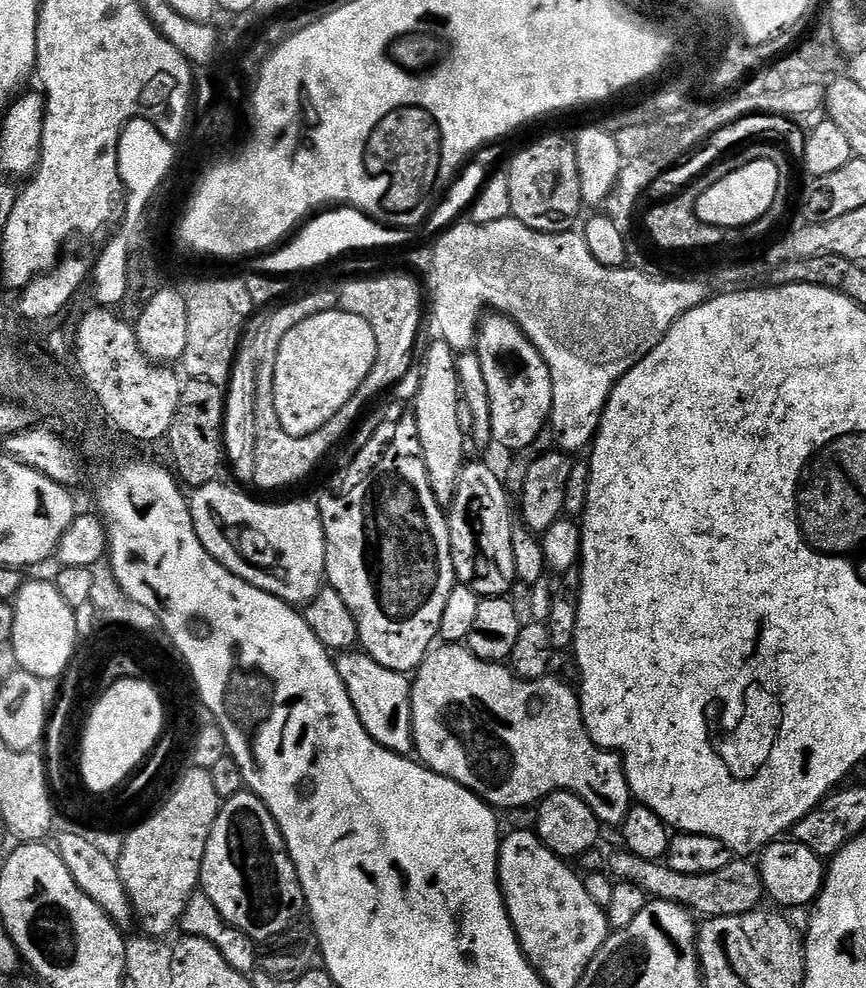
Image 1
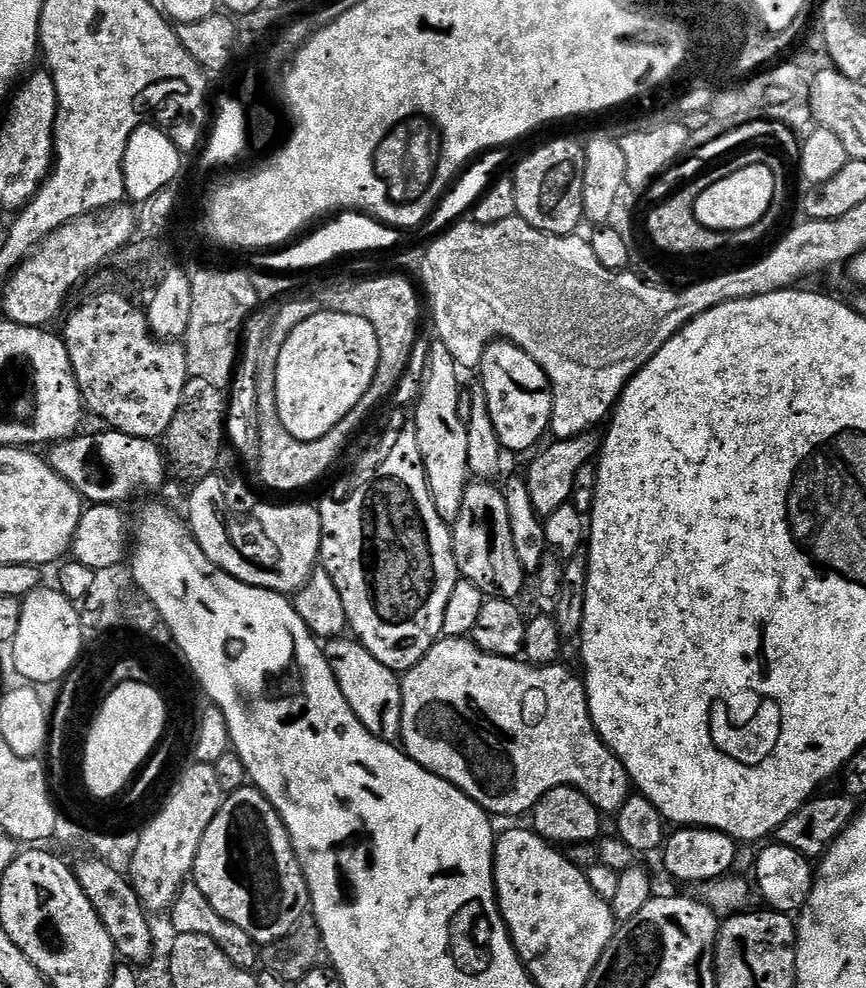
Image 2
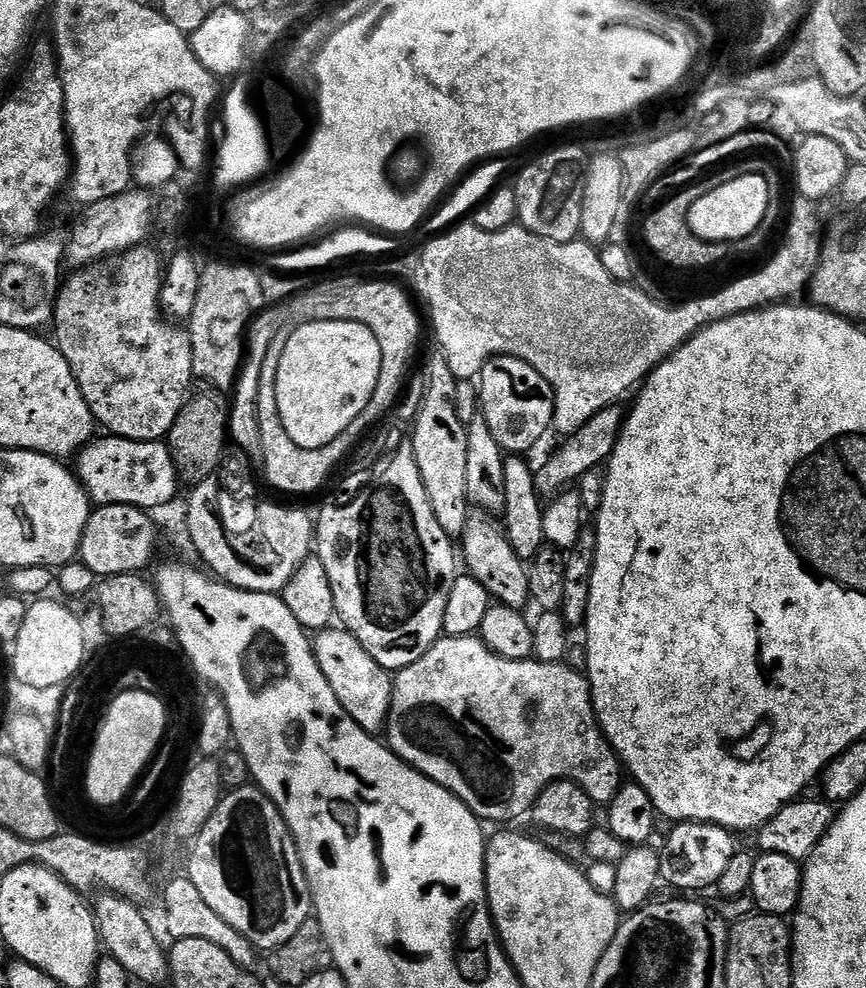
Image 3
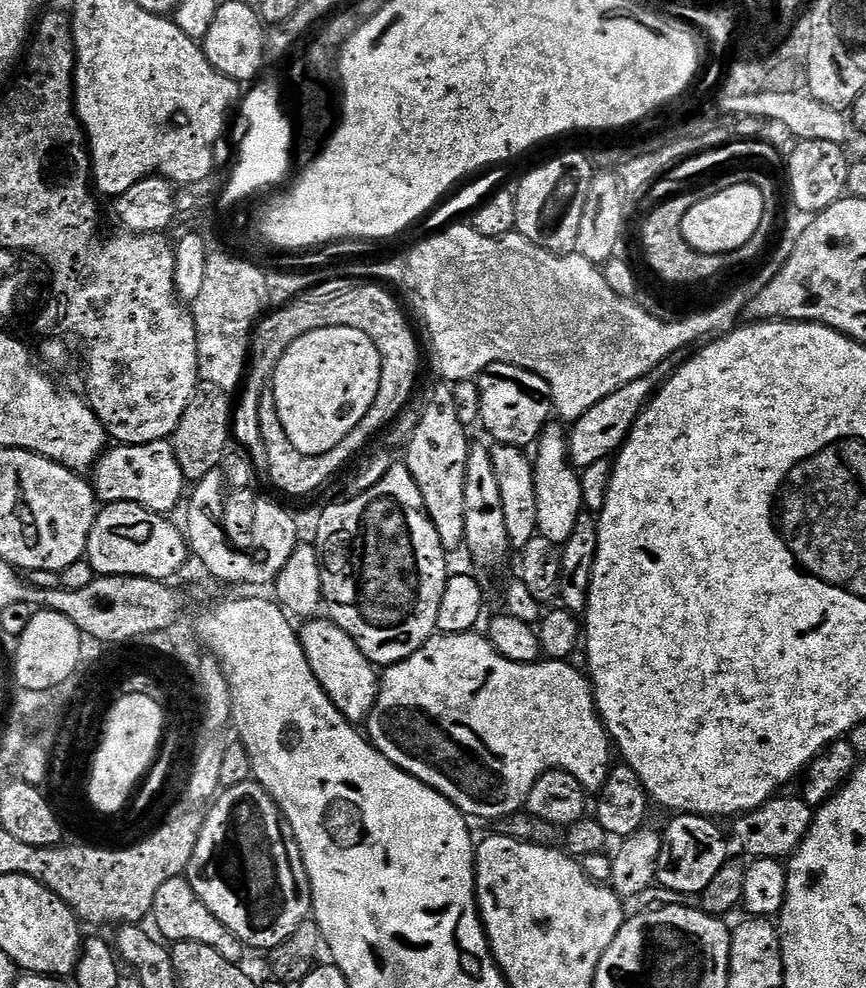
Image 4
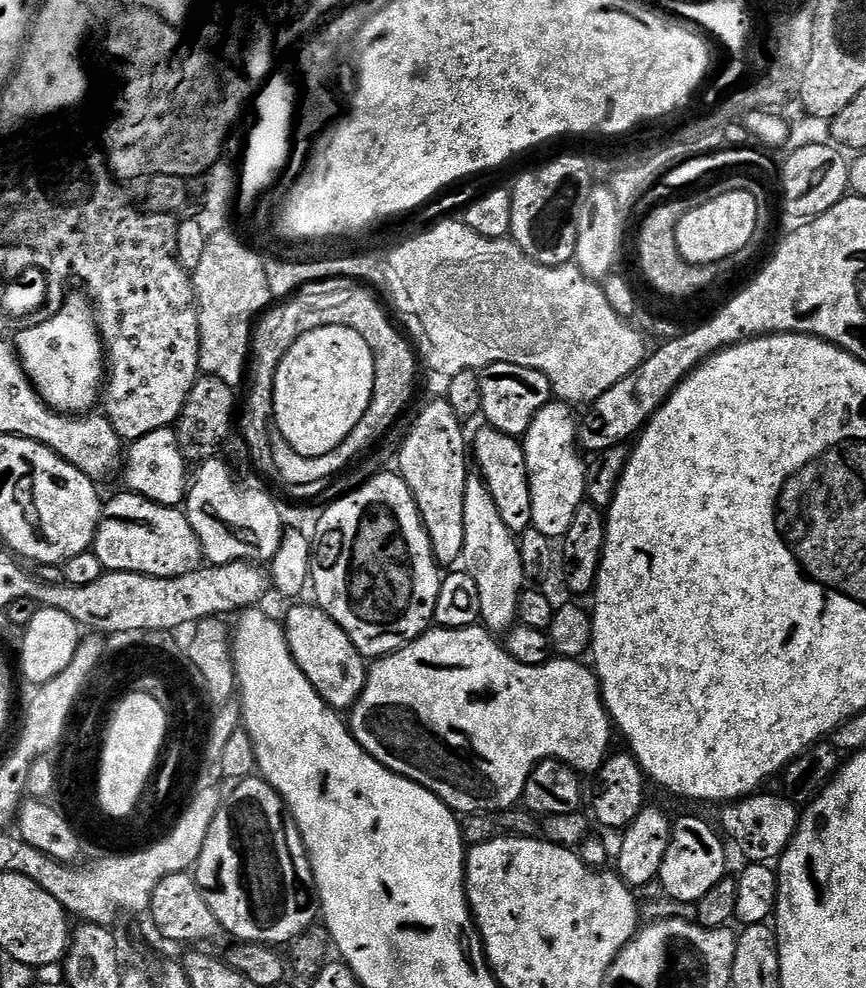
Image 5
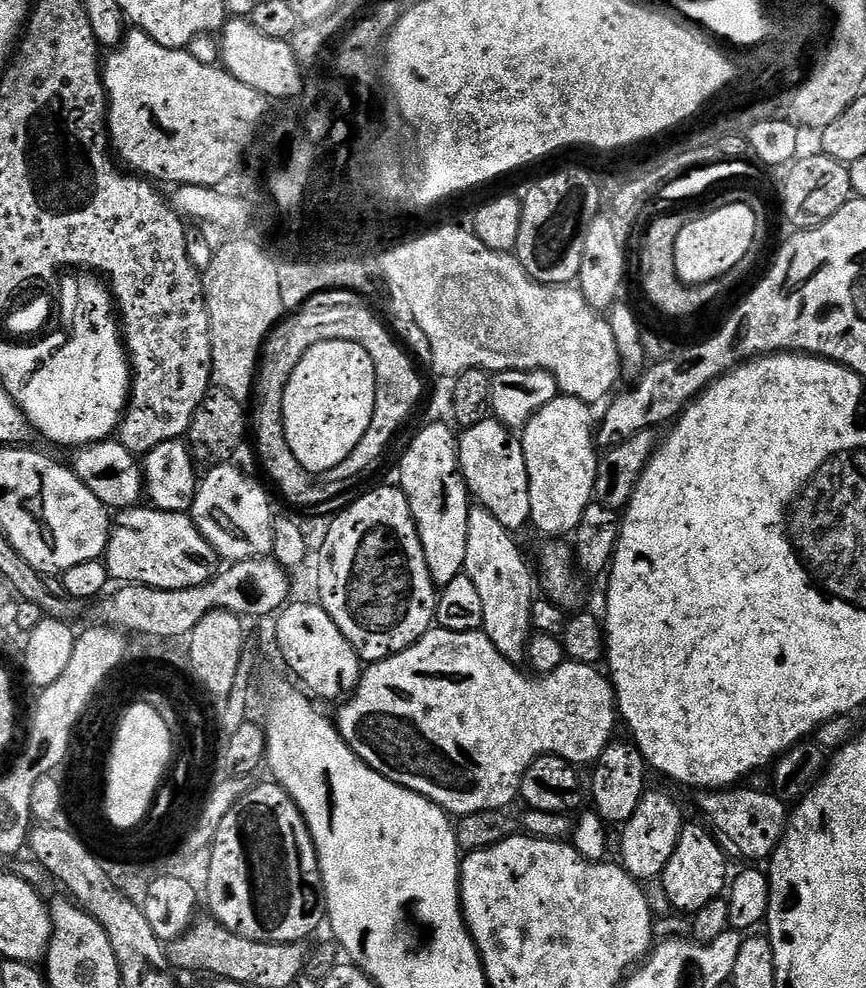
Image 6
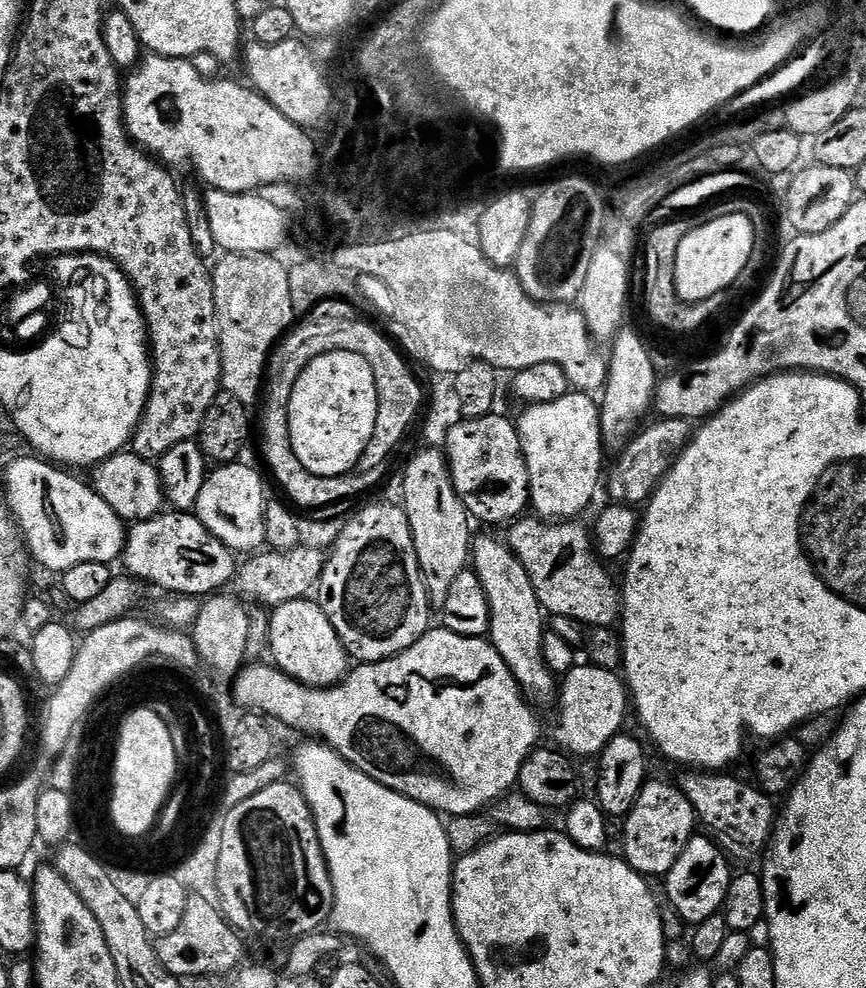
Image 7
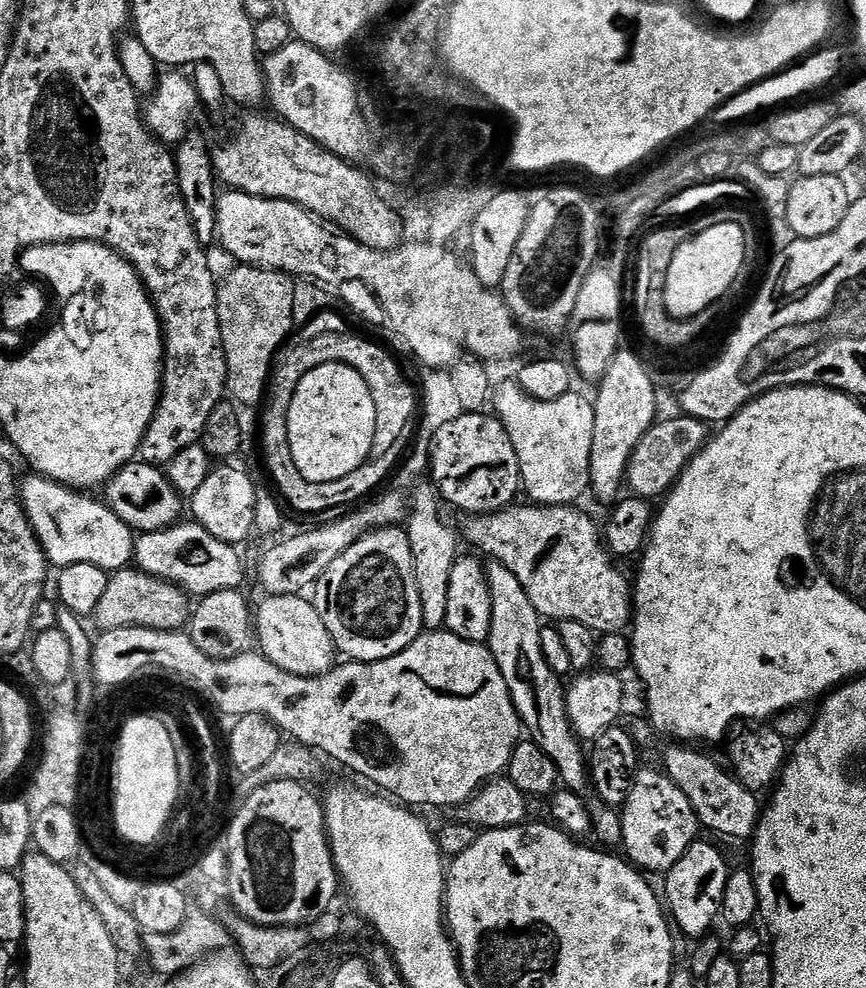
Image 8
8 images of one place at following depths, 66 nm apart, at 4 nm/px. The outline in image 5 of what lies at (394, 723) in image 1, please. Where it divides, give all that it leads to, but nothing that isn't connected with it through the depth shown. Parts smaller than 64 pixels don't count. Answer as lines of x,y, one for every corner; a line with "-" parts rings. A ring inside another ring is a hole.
299,604
292,606
297,608
290,609
288,620
283,621
292,656
298,662
302,674
310,678
310,686
318,690
318,694
331,708
351,709
363,695
364,684
368,681
365,657
361,656
354,642
350,642
346,630
342,630
334,618
327,616
319,606

